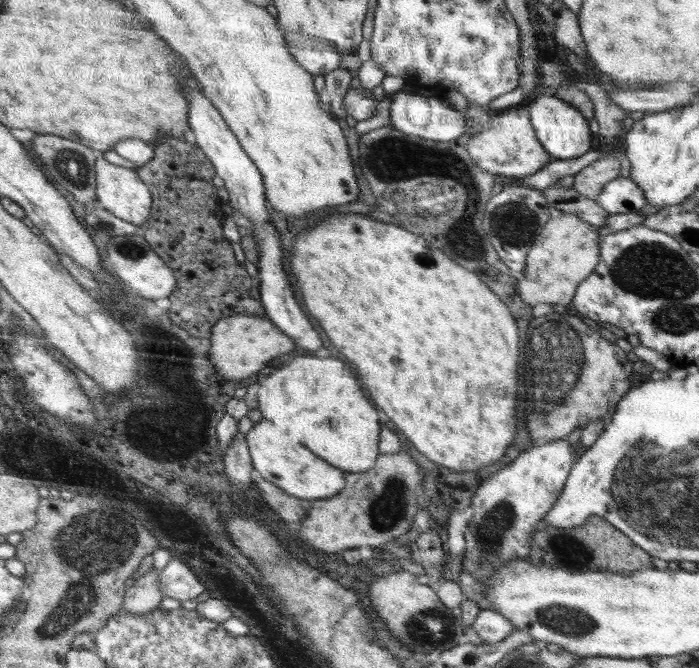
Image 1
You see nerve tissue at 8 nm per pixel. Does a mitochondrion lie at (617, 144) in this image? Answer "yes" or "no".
no

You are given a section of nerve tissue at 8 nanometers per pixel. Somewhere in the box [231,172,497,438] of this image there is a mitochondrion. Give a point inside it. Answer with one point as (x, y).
(429, 259)

